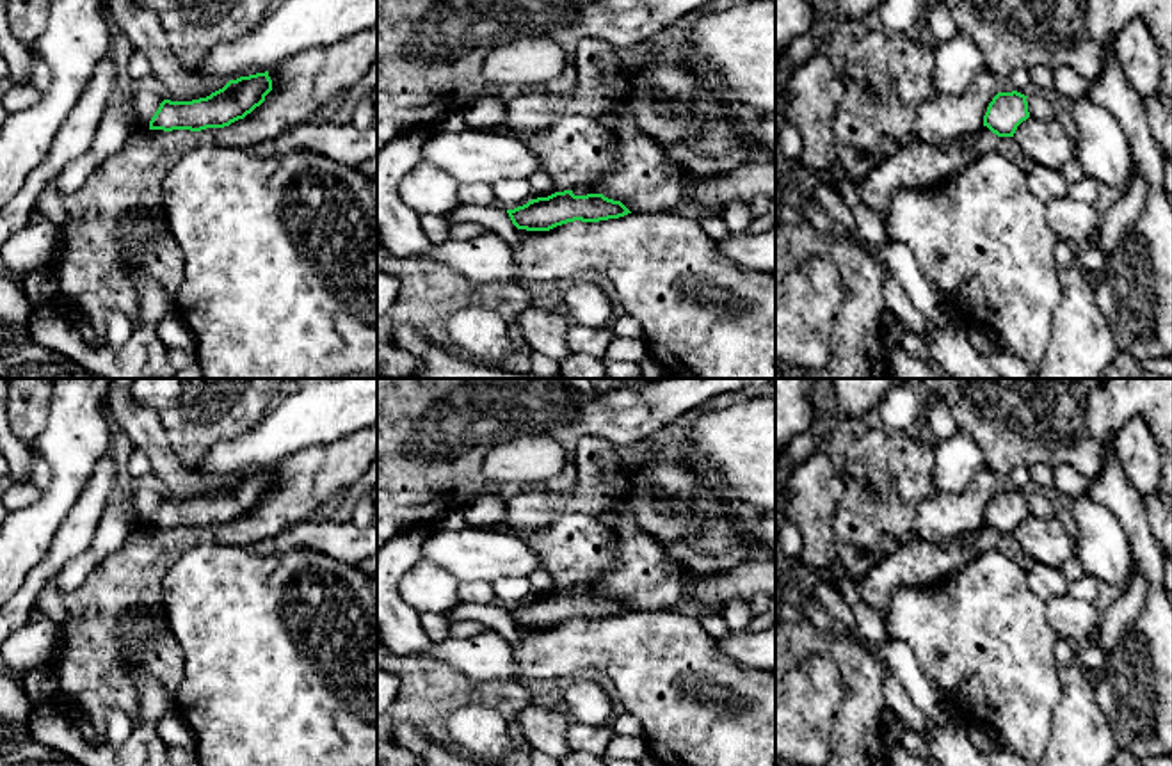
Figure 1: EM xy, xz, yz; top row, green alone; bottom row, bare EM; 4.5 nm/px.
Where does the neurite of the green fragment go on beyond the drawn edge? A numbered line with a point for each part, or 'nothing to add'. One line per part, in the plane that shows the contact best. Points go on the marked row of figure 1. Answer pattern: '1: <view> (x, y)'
nothing to add

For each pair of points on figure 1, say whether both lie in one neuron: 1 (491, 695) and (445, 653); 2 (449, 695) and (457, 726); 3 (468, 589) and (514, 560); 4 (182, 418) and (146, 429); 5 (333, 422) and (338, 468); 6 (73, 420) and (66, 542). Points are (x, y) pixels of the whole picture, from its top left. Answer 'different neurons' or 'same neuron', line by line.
1: different neurons
2: different neurons
3: different neurons
4: different neurons
5: different neurons
6: different neurons

